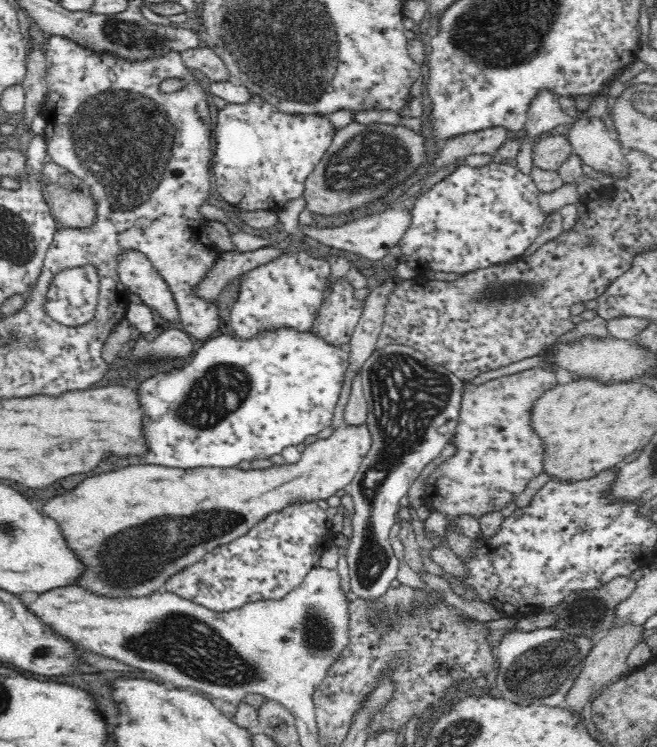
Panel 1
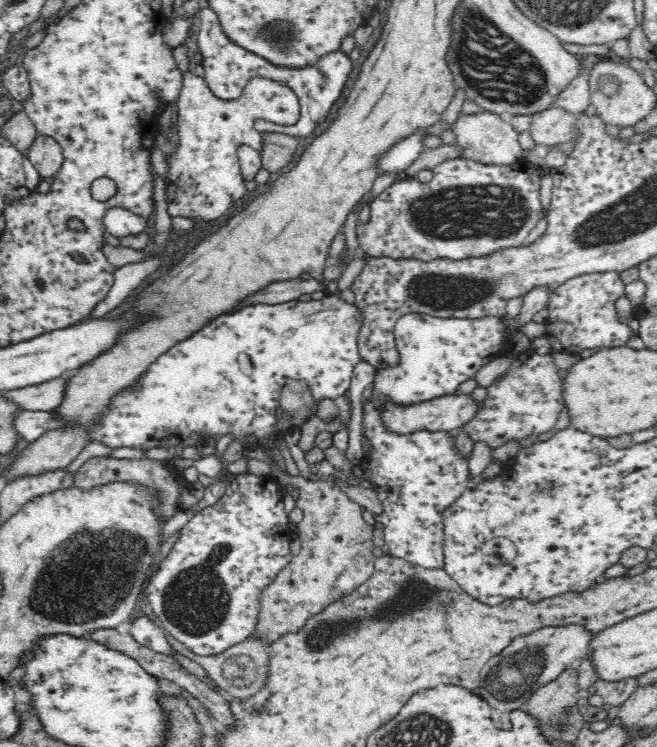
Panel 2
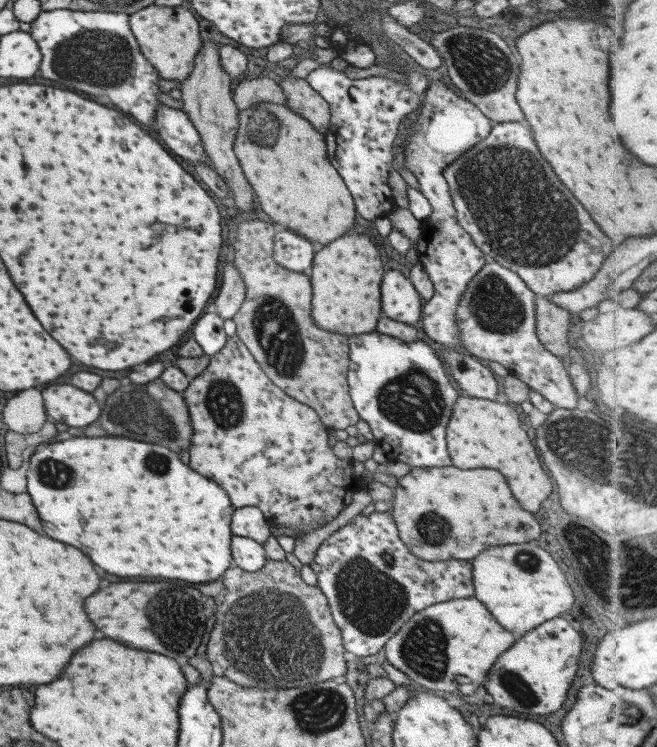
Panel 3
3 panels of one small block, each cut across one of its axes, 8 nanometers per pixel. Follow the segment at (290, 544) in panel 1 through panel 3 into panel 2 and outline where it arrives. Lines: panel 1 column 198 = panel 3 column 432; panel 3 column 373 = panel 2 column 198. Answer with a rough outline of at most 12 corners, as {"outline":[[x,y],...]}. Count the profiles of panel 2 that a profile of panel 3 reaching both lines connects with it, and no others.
{"outline":[[229,474],[144,590],[207,657],[293,558],[282,484]]}

